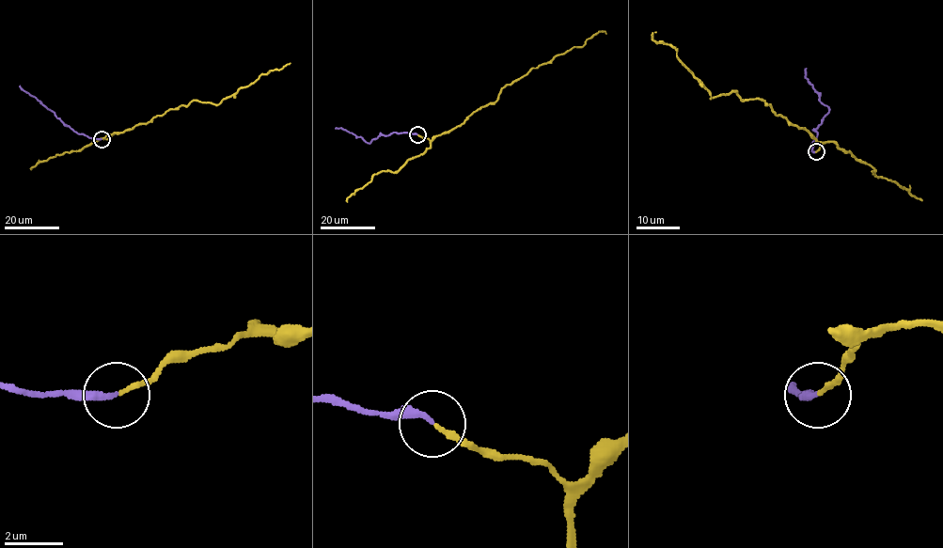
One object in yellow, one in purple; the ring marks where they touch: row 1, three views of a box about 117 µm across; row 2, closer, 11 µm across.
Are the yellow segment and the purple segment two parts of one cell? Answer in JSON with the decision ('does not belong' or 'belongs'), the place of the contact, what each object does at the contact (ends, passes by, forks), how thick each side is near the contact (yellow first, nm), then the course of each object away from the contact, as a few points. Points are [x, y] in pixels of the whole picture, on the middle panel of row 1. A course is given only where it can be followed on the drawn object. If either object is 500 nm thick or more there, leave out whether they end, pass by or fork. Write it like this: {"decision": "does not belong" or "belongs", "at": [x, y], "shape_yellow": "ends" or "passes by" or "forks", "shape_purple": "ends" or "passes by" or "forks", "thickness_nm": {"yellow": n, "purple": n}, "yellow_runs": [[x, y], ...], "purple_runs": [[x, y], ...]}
{"decision": "belongs", "at": [417, 134], "shape_yellow": "ends", "shape_purple": "ends", "thickness_nm": {"yellow": 150, "purple": 240}, "yellow_runs": [[417, 134], [432, 140], [448, 133], [532, 69], [581, 47], [599, 32], [606, 34]], "purple_runs": [[417, 134], [393, 133], [380, 135], [368, 143], [340, 128], [335, 128]]}

